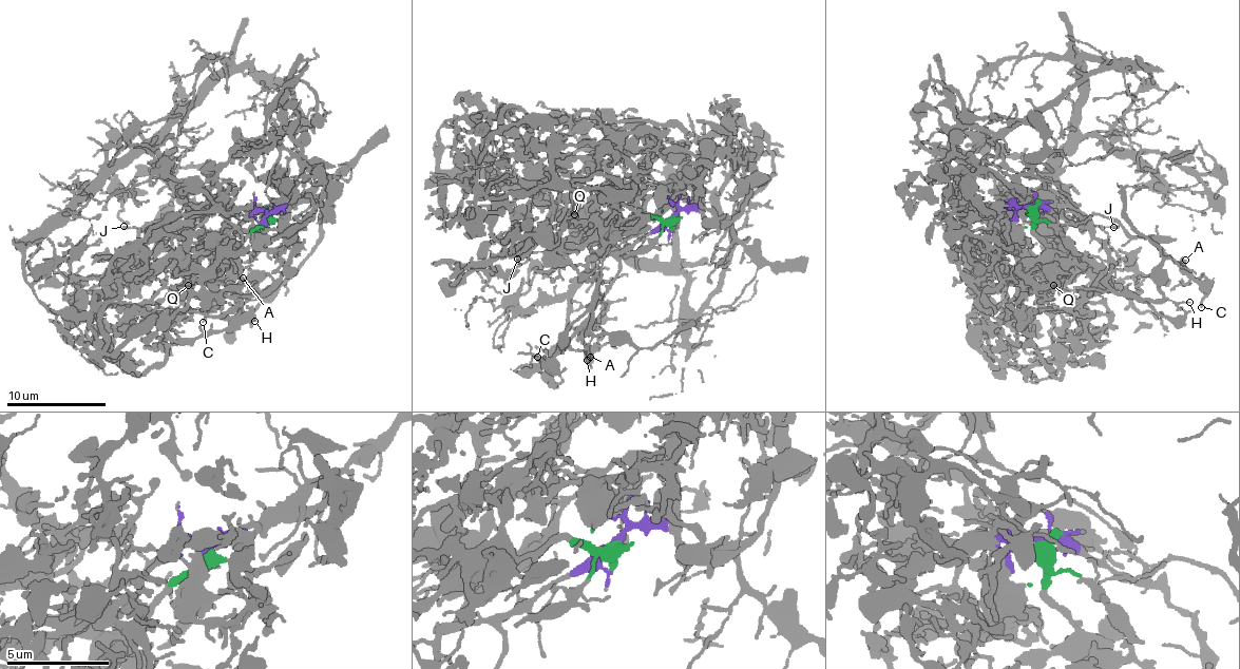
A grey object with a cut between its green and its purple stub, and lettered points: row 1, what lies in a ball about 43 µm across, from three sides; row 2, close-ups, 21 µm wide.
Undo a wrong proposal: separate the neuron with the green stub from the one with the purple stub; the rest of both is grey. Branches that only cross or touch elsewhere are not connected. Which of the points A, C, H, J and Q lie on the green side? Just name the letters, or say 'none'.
Q

